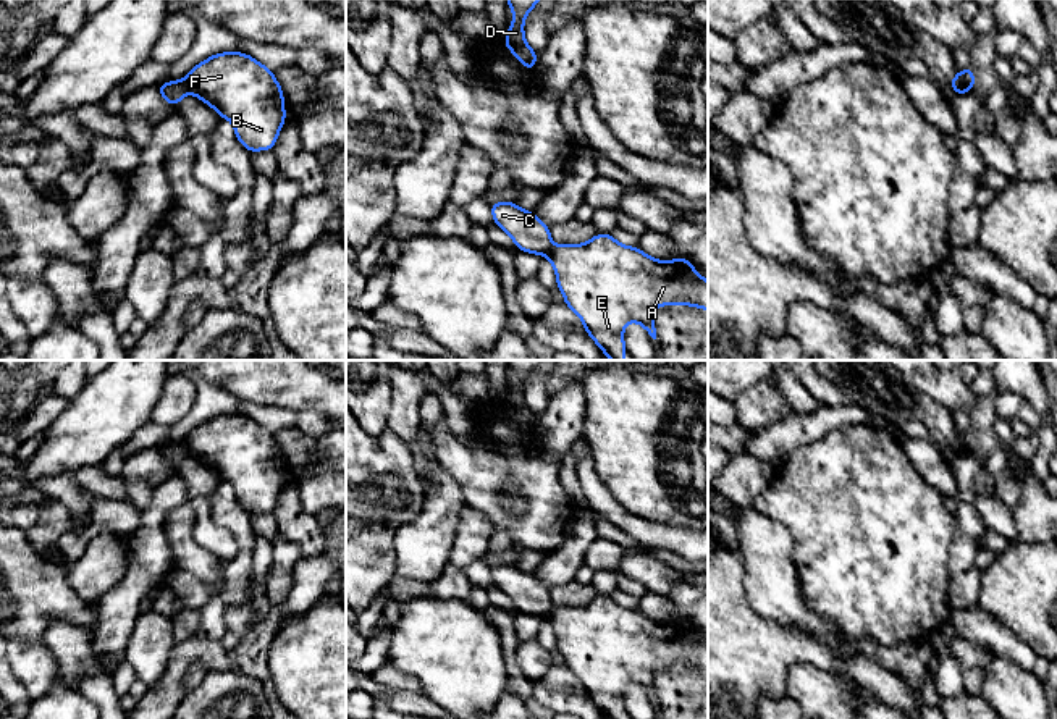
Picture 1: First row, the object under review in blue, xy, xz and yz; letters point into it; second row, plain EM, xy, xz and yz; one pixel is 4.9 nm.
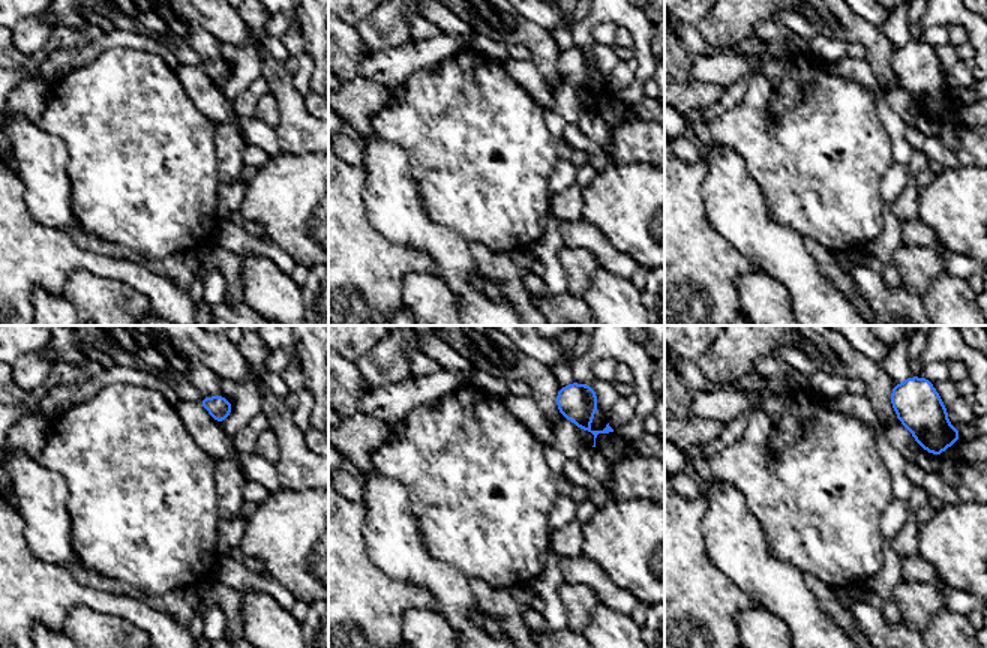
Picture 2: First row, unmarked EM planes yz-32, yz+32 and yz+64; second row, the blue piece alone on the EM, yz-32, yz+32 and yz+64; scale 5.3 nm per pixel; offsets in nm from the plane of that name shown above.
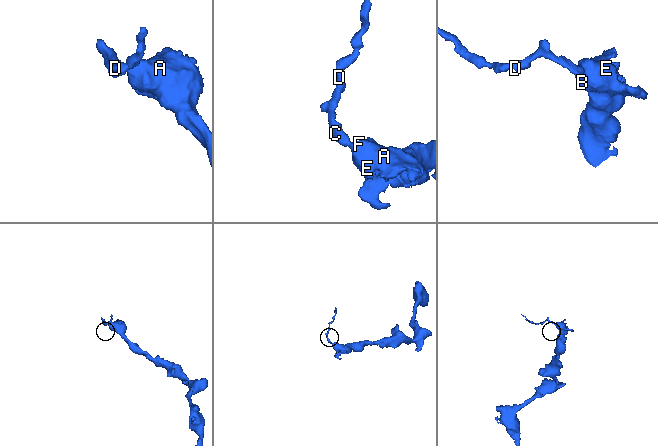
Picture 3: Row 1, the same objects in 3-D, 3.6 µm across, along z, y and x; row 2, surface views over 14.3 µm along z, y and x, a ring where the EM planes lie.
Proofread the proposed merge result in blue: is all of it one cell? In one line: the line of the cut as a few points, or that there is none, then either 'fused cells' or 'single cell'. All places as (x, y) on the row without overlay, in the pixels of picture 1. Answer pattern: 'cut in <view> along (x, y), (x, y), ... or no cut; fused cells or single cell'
cut in xy along (185, 440), (191, 454); fused cells

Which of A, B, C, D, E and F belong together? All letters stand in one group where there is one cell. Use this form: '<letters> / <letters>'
A B E F / C D

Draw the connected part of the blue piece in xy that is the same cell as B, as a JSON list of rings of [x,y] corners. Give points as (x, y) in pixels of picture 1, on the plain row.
[[[241,414],[217,415],[186,438],[189,454],[233,485],[238,502],[249,512],[272,512],[289,470],[273,435]]]

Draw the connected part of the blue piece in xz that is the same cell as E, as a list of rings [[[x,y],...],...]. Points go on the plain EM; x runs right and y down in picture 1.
[[[596,596],[583,606],[553,608],[548,620],[566,667],[580,679],[587,696],[606,719],[625,719],[624,688],[629,683],[640,685],[656,701],[653,679],[658,667],[680,666],[708,672],[708,643],[682,619],[661,624],[637,609],[619,606],[611,596]]]

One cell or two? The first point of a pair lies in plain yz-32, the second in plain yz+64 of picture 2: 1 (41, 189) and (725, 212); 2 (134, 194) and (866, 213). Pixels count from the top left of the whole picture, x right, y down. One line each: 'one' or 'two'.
1: one
2: one

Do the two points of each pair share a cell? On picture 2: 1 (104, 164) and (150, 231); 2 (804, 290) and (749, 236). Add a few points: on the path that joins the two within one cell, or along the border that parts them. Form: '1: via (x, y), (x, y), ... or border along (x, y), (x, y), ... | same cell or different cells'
1: via (120, 180), (129, 194), (129, 207), (135, 215) | same cell
2: via (792, 275), (764, 246) | same cell

